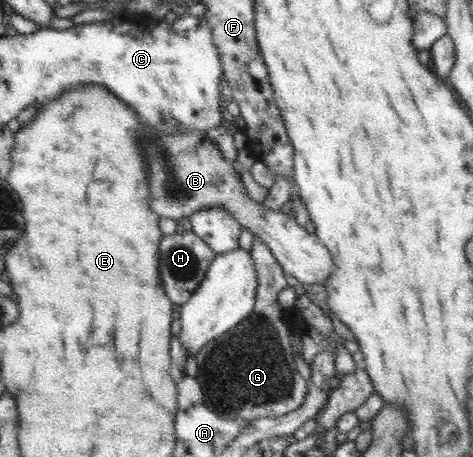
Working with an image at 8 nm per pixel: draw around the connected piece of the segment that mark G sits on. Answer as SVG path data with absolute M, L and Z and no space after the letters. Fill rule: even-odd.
M254 236L249 253L257 273L254 308L238 325L198 351L195 379L203 392L200 400L208 410L236 420L251 421L293 413L302 406L310 386L296 370L288 325L280 321L276 296L288 287L287 275L261 238Z

